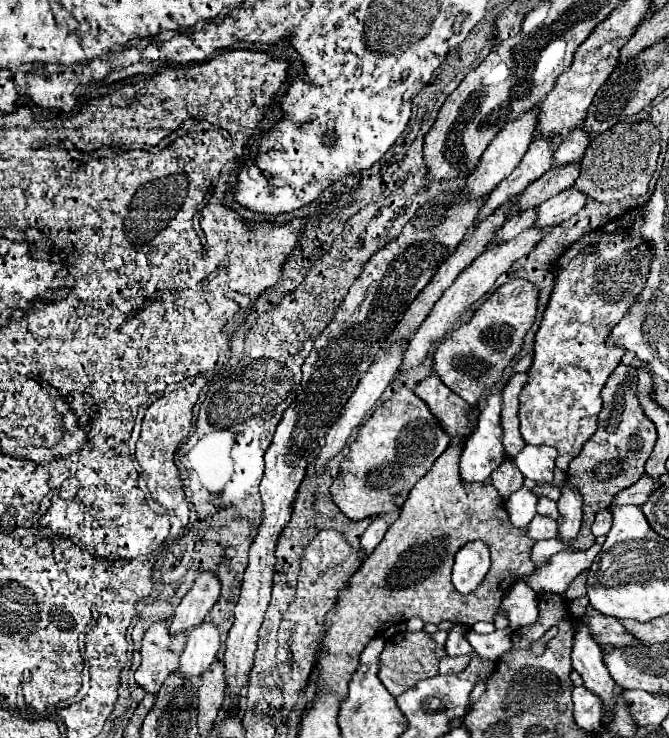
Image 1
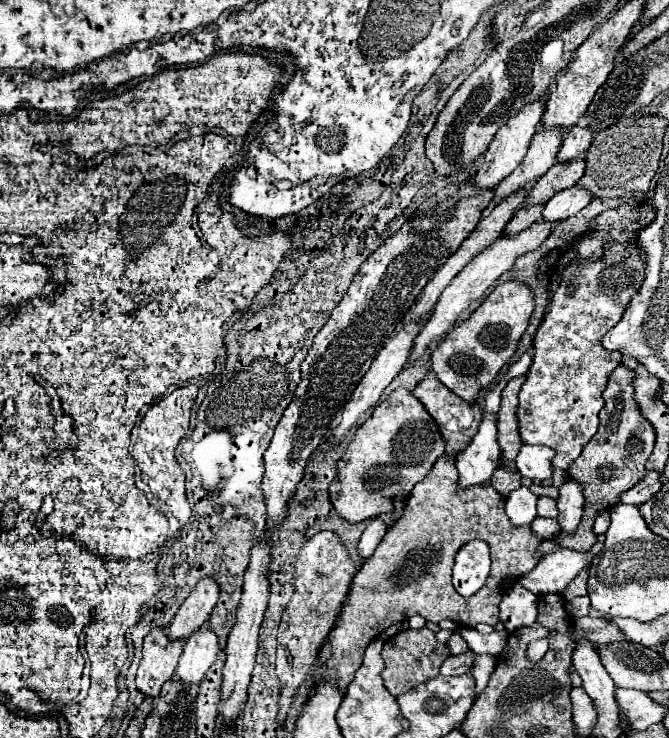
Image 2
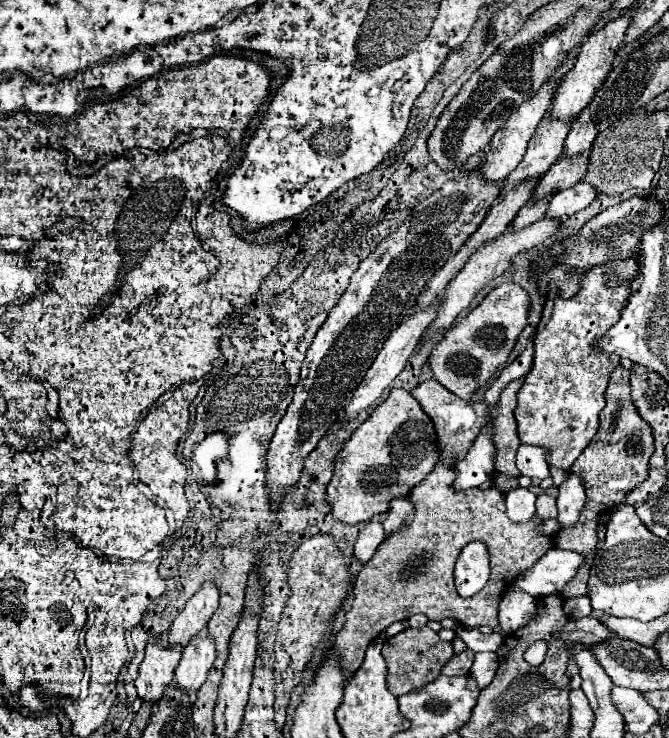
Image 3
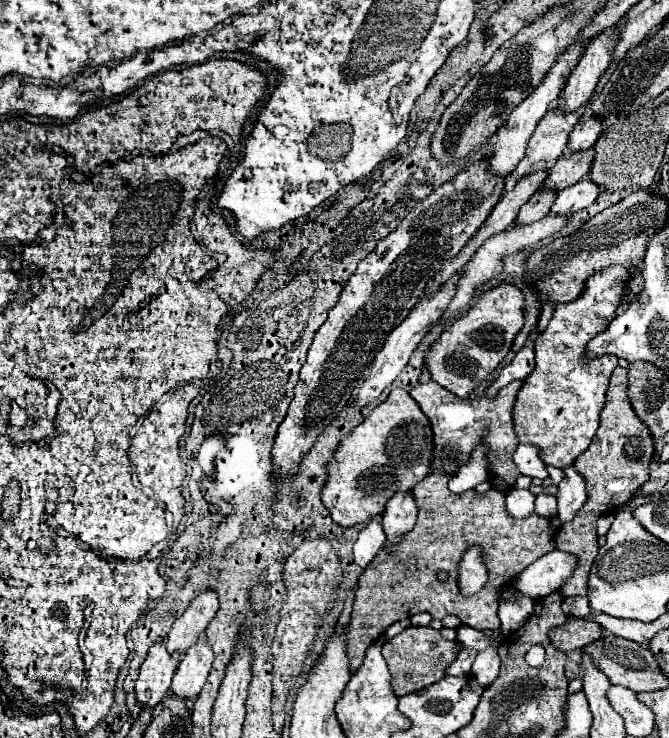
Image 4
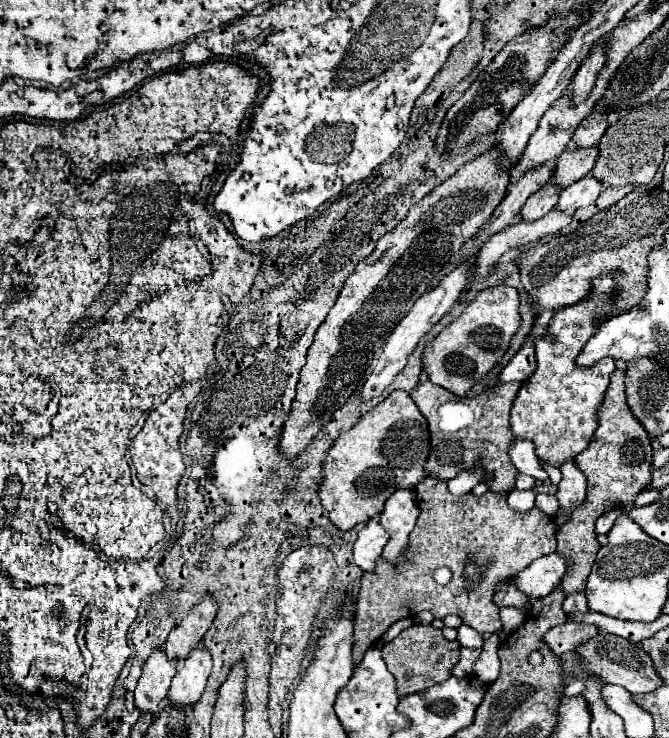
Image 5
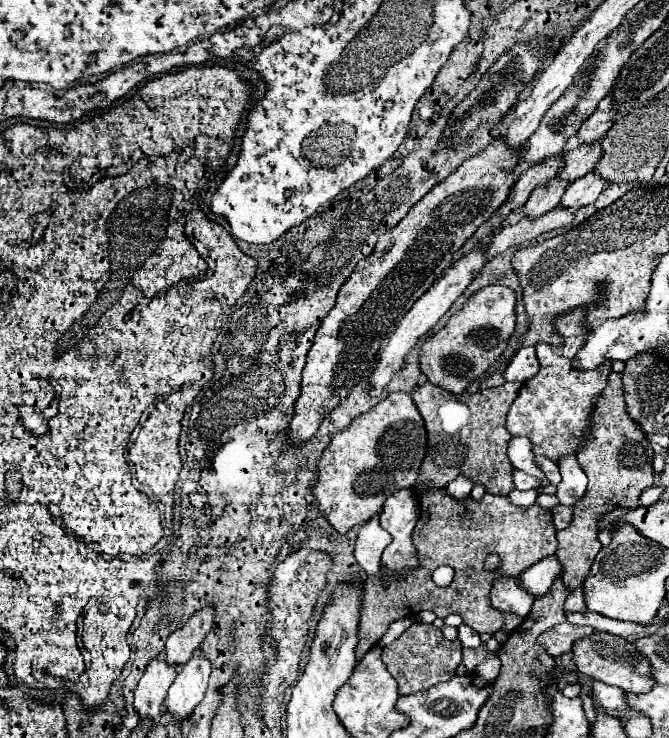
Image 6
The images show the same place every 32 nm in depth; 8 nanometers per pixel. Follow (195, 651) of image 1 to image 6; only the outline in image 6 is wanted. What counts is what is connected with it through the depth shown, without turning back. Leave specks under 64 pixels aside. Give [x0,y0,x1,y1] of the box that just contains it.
[164,650,210,720]

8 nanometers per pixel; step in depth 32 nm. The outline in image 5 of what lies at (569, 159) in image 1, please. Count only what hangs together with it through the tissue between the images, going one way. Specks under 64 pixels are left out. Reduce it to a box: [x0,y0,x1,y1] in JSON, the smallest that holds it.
[572,112,608,148]

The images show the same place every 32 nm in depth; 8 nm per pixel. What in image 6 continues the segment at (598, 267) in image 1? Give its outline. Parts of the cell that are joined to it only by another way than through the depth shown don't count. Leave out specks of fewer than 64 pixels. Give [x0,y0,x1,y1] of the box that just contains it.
[508,308,612,462]

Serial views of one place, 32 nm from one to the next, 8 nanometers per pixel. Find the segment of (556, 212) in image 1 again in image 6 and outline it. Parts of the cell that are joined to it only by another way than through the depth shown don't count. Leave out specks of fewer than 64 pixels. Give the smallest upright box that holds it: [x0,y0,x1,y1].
[560,172,604,212]

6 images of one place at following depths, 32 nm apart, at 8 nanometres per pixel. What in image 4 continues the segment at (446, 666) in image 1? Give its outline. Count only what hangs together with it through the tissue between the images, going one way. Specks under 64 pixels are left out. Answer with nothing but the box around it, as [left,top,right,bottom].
[446,648,476,676]

